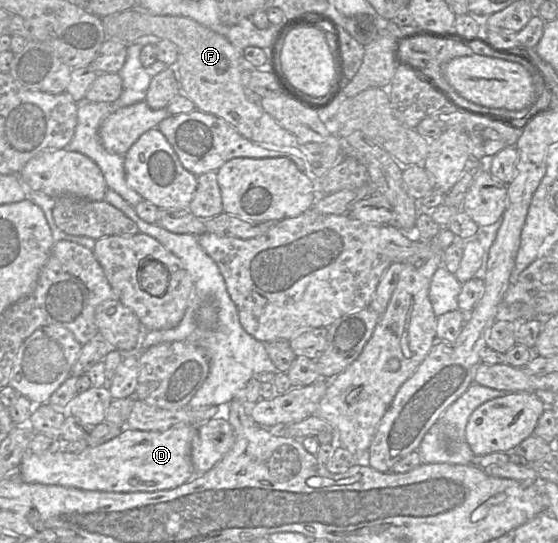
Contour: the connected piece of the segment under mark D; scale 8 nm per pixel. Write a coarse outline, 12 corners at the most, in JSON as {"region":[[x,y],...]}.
{"region":[[196,426],[124,428],[81,453],[27,451],[25,483],[116,493],[194,476]]}

